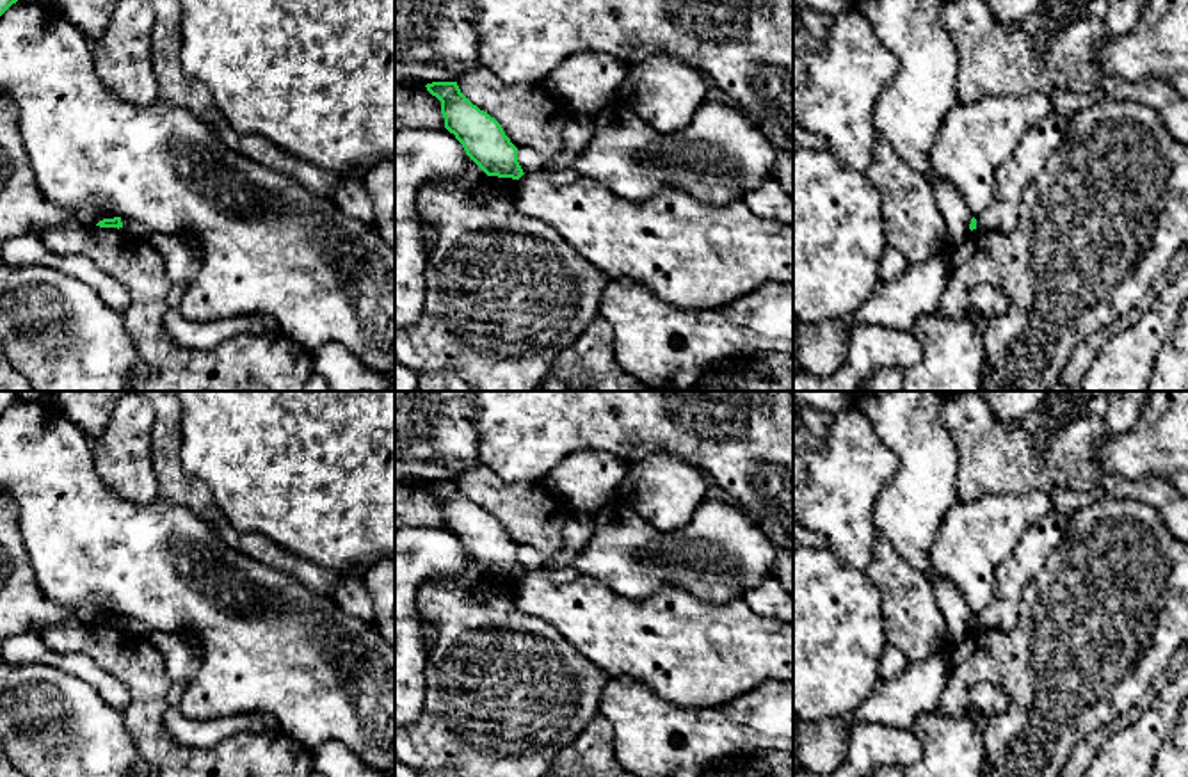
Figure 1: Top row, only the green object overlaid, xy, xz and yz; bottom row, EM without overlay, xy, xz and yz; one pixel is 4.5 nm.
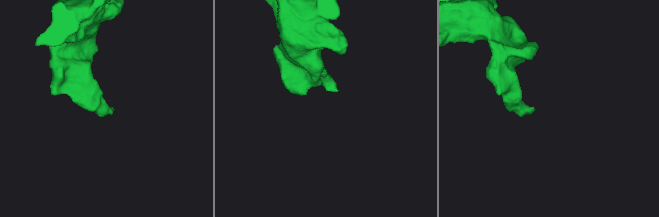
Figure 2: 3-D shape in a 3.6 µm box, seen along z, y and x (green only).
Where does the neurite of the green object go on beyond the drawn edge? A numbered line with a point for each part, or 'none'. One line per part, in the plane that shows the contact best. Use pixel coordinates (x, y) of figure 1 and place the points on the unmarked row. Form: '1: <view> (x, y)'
none

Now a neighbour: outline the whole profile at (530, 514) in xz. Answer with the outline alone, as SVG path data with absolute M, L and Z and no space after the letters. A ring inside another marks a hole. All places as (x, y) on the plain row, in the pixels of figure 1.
M484 464L461 473L457 484L502 523L516 546L530 544L544 557L560 551L562 528L576 510L544 484L507 484Z

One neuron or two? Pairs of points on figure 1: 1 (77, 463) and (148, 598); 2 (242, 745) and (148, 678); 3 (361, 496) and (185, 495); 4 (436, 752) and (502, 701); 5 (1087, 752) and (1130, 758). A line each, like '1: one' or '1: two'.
1: one
2: one
3: two
4: one
5: two

